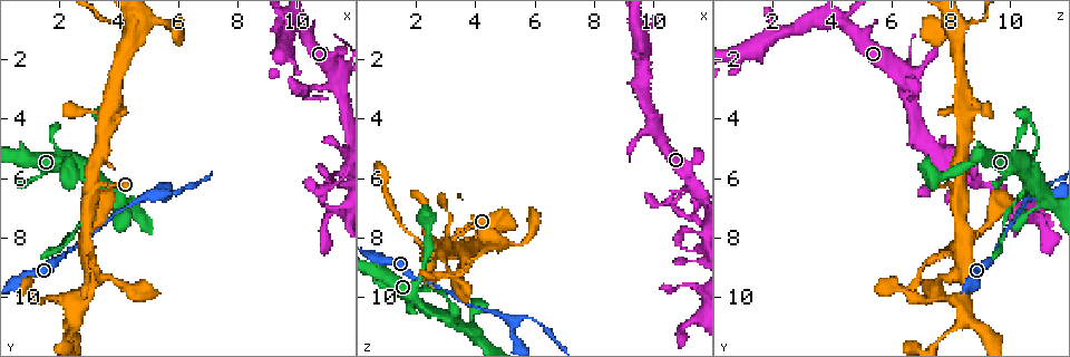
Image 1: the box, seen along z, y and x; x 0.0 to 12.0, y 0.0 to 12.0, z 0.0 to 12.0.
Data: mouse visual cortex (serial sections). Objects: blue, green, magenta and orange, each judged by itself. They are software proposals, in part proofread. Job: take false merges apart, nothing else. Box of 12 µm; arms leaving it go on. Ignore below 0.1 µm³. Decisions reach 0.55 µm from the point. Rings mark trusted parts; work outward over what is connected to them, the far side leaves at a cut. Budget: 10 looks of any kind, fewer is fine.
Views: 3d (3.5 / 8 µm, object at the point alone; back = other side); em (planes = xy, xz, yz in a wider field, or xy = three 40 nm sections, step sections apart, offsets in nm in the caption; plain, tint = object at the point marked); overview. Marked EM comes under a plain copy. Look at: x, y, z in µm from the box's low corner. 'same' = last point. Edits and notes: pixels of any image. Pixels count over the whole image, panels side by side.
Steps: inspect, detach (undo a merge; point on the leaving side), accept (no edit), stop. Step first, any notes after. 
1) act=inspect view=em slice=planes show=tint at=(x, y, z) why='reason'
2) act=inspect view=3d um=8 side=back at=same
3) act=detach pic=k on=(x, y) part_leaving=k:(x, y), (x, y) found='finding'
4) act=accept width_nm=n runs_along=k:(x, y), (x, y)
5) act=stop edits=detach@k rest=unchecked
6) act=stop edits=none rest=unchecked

act=inspect view=3d um=3.5 at=(2.8, 5.9, 10.5) why='three-way junction'

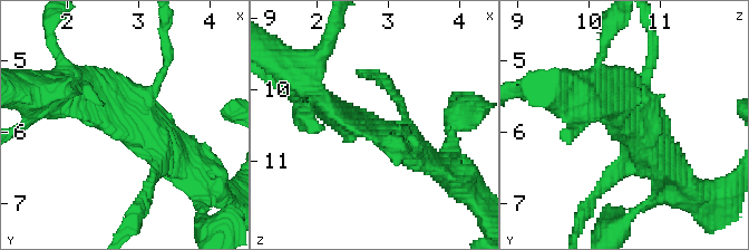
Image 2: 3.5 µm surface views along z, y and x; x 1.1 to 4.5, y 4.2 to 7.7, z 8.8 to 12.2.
act=inspect view=em slice=xy step=3 show=tint at=(2.85, 5.95, 10.60)

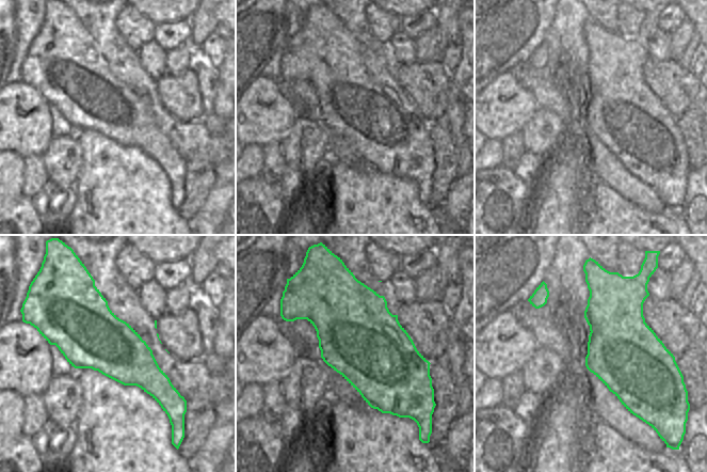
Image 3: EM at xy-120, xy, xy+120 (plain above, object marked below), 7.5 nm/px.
act=accept runs_along=2:(70, 99), (94, 103), (183, 164) found='all the same cell'

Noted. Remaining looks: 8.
act=inspect view=3d um=8 at=(2.4, 8.4, 9.4) why='a narrow waist'

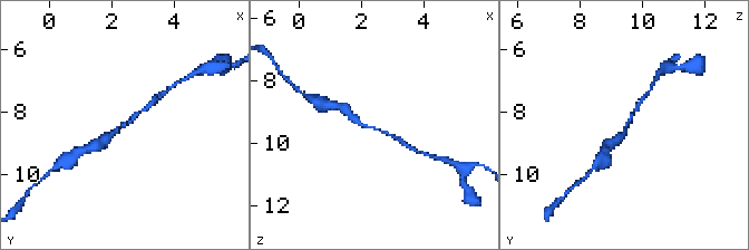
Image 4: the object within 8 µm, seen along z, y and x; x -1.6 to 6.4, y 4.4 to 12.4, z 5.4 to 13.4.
act=inspect view=em slice=xy step=1 show=tint at=(2.4, 8.5, 9.4) arm_widths_nm=150,300 why='now the EM'

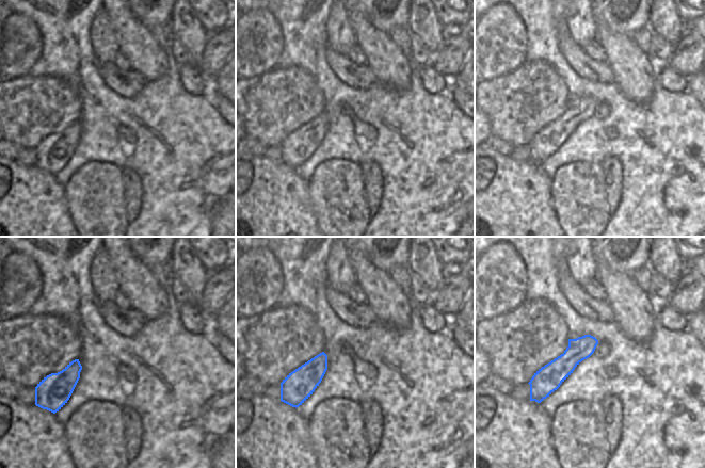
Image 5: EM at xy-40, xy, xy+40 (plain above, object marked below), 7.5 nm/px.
act=accept found='one cell here'

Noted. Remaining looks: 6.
act=inspect view=3d um=3.5 side=back at=(3.1, 6.3, 8.2) why='thin neck'

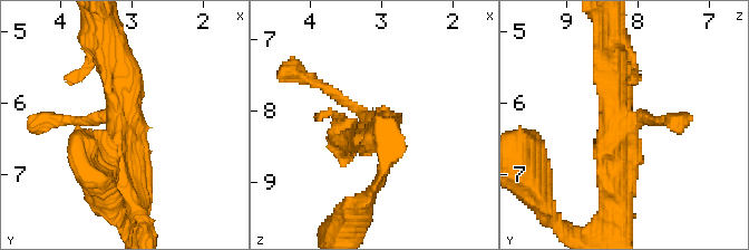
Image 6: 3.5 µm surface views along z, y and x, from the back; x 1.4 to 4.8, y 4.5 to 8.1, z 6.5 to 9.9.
act=inspect view=em slice=xy step=2 show=tint at=(3.20, 6.30, 8.15)

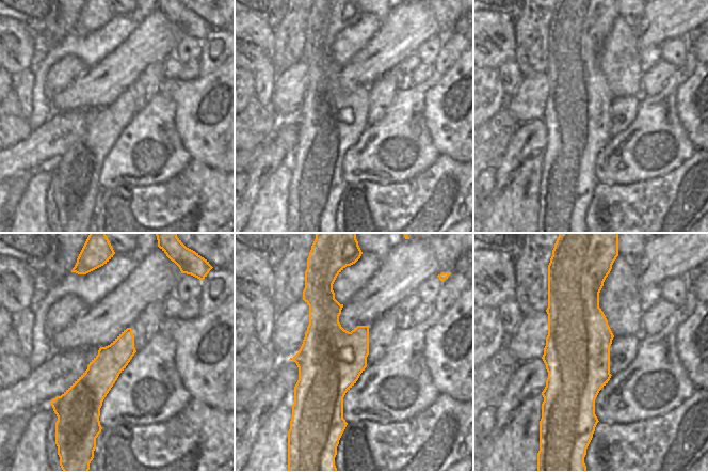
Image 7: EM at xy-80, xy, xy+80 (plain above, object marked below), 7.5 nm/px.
act=accept width_nm=500 runs_along=6:(56, 118), (115, 122), (135, 194) found='one cell here'

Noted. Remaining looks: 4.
act=inspect view=3d um=3.5 side=back at=(2.7, 10.2, 8.4) why='a narrow waist'

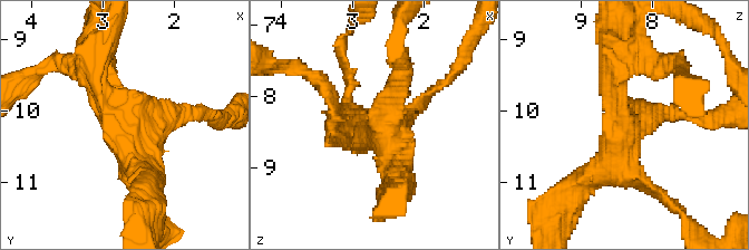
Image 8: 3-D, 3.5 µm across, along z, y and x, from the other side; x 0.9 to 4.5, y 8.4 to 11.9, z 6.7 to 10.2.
act=inspect view=em slice=xy step=1 show=tint at=(2.70, 10.25, 8.50) why='need the tissue'

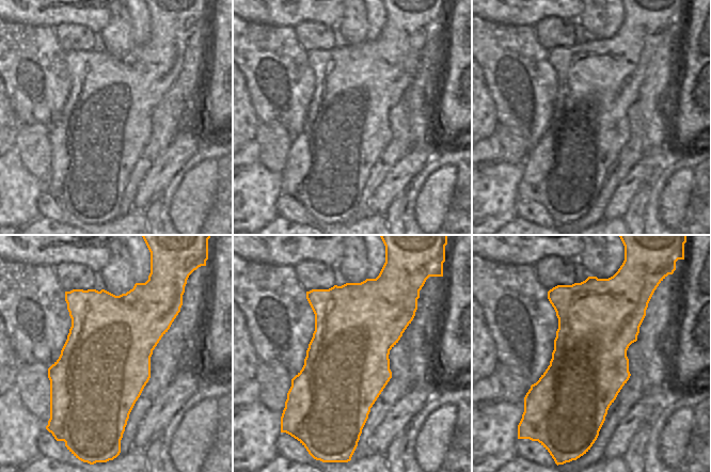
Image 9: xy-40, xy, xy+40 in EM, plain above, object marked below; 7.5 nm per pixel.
act=accept width_nm=650 runs_along=8:(96, 63), (103, 104), (144, 180) found='one cell here'

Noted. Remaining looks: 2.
act=stop edits=none rest=unchecked

